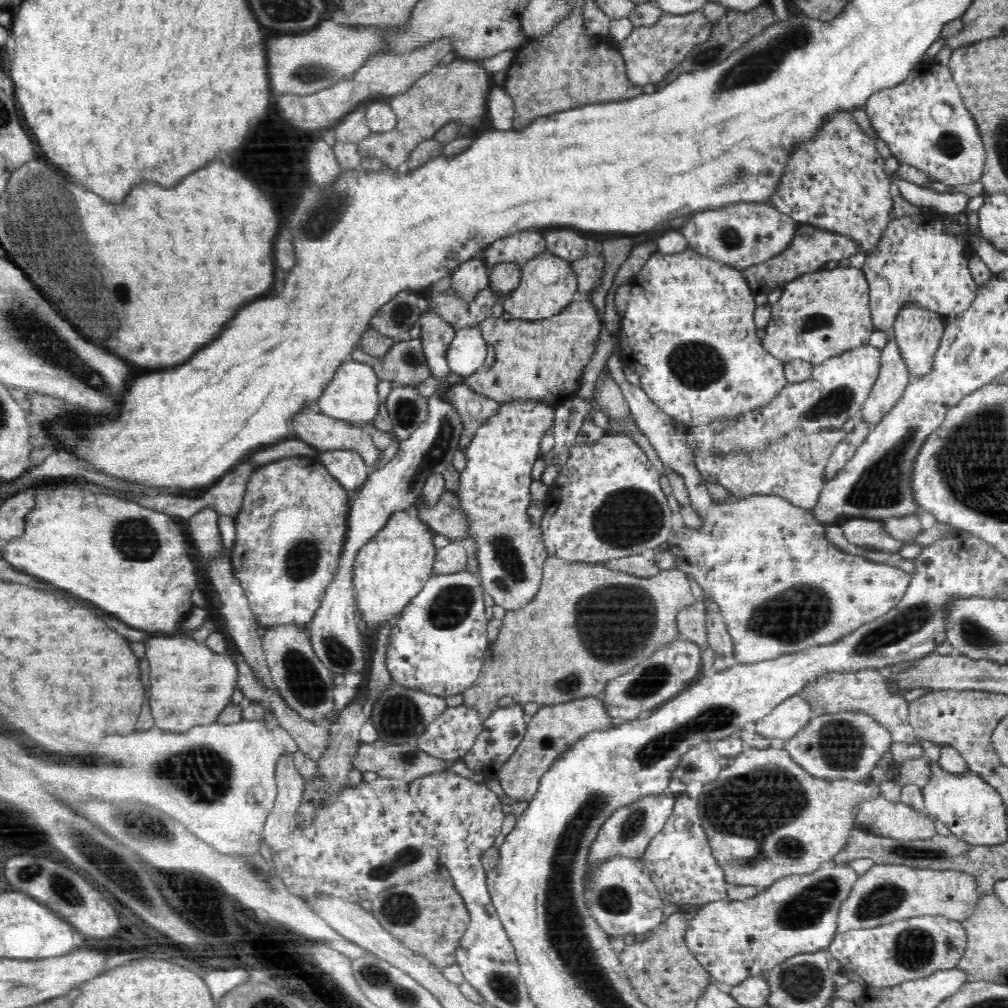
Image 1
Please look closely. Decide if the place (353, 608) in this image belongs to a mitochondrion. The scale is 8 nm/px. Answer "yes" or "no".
no

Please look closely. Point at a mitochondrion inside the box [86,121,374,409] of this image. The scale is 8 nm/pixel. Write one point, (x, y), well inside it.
(317, 218)

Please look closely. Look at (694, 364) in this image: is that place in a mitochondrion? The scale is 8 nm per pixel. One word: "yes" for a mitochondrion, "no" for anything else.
yes

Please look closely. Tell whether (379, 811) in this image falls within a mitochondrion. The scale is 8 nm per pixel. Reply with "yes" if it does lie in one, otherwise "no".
no

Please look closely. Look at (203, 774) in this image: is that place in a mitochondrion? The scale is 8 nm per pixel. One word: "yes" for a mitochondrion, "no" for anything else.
yes

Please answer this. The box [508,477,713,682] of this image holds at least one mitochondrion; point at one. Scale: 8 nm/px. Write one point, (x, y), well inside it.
(613, 621)

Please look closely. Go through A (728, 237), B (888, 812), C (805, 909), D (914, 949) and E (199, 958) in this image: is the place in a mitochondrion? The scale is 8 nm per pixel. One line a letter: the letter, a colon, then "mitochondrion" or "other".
A: mitochondrion
B: other
C: mitochondrion
D: mitochondrion
E: other

